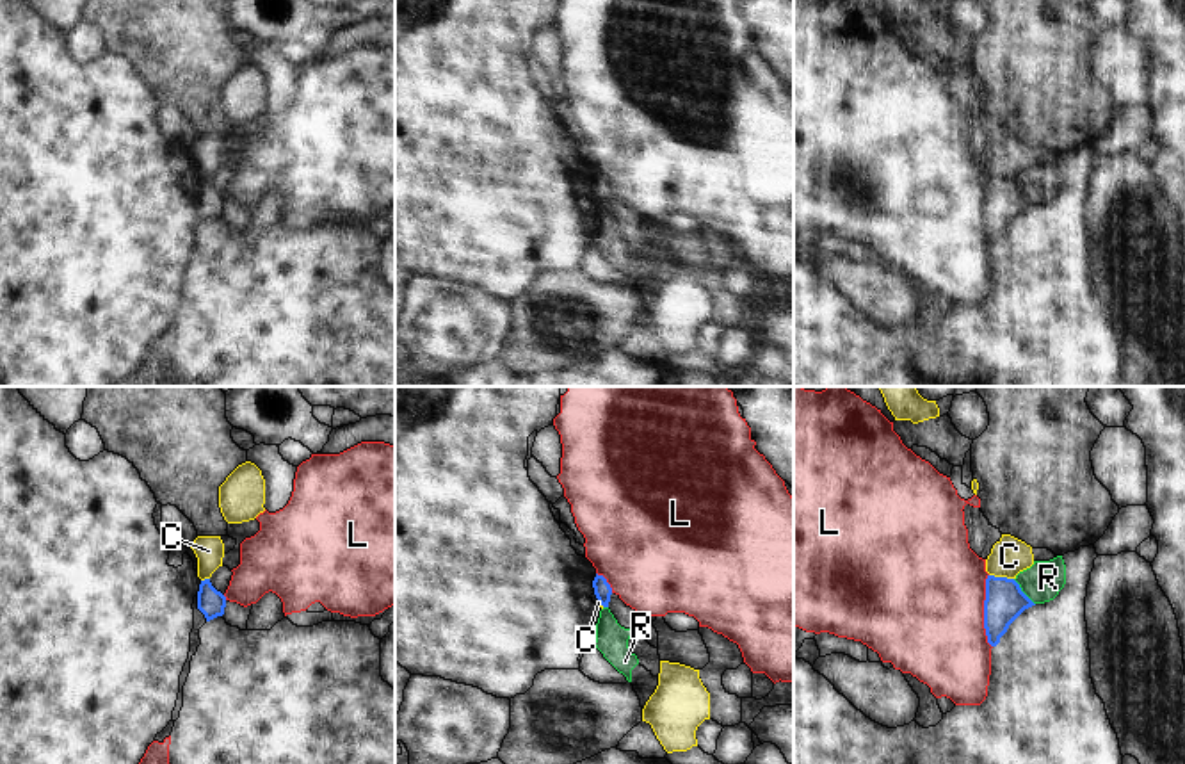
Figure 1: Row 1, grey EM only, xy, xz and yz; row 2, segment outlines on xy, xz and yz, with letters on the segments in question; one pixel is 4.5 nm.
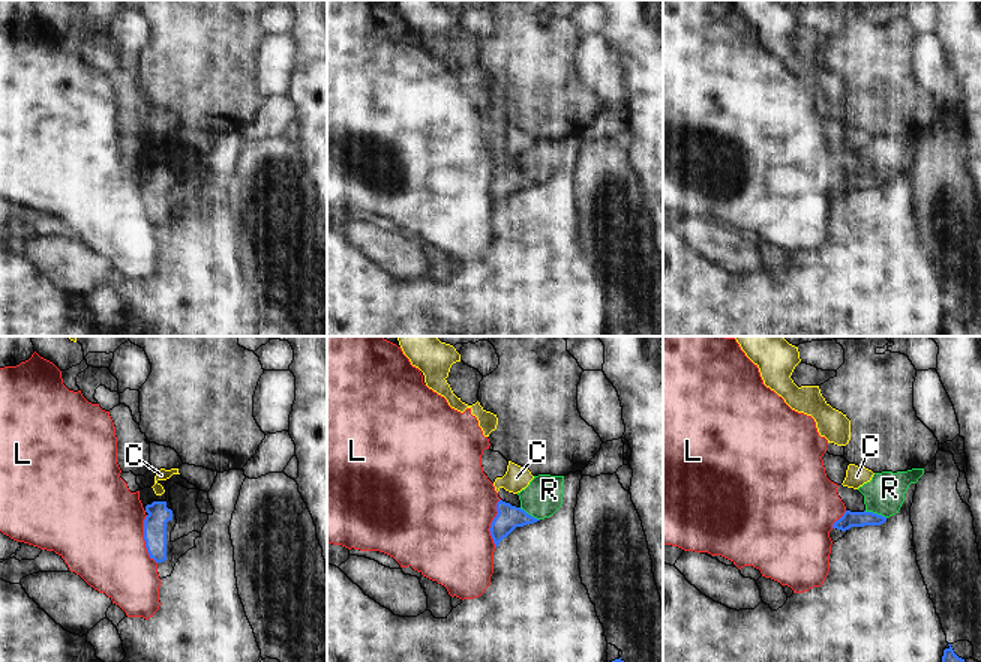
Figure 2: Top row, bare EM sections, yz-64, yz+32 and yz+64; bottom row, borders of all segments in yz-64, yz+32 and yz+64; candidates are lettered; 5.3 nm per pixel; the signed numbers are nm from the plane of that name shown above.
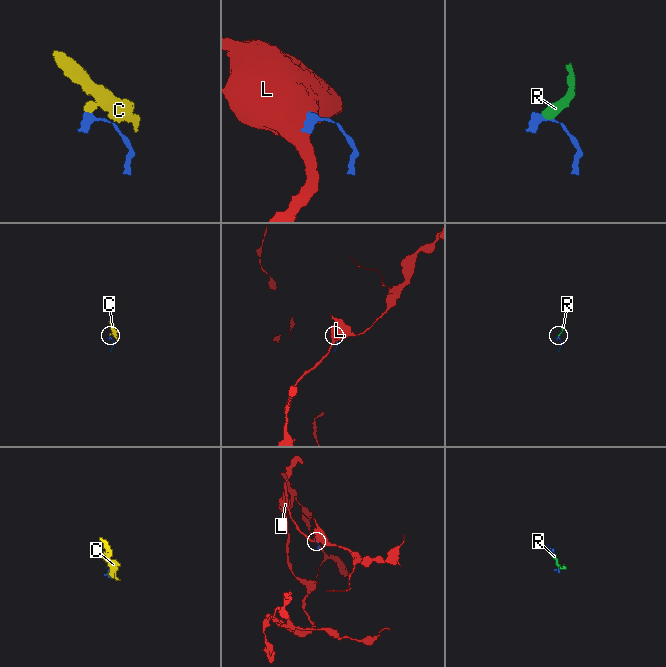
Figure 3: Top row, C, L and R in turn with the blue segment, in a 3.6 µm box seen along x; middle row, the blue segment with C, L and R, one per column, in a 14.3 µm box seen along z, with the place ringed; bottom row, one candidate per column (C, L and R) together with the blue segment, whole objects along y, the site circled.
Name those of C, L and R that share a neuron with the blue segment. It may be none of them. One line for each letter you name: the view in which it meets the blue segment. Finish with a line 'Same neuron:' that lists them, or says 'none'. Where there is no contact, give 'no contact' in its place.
Same neuron: none

